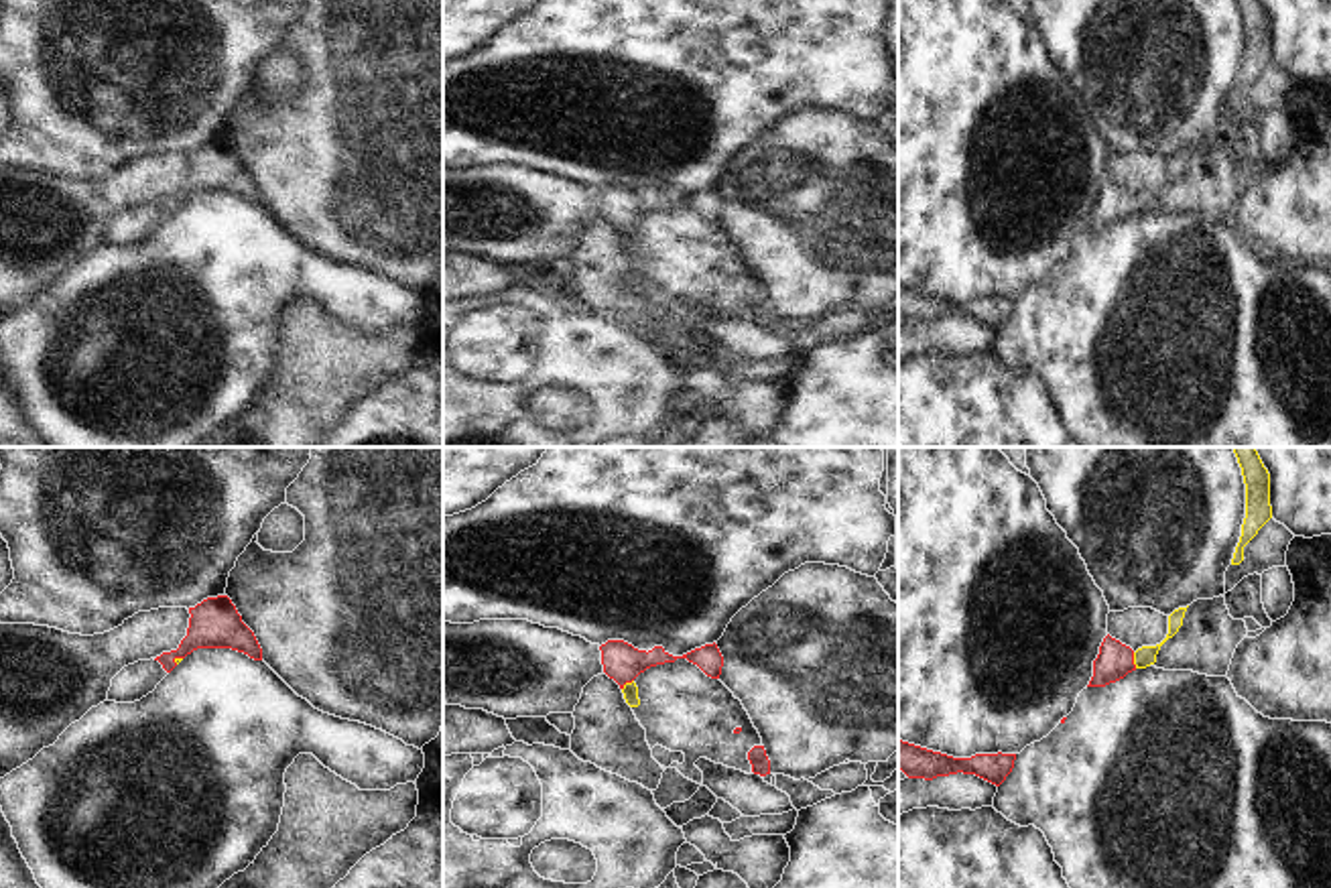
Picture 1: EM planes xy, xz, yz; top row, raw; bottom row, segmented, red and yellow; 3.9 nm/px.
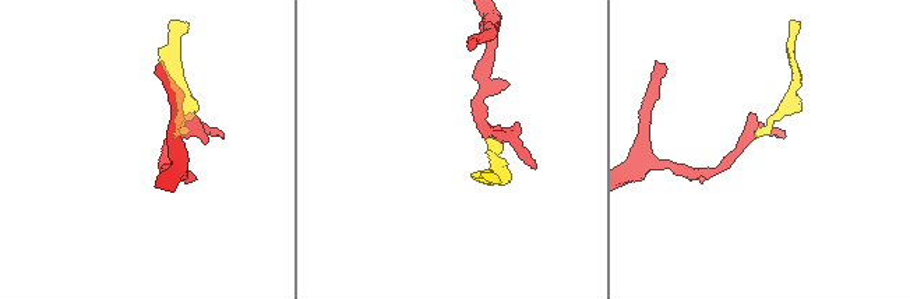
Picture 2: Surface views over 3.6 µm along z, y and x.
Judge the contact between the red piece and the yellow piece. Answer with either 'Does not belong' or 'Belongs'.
Belongs

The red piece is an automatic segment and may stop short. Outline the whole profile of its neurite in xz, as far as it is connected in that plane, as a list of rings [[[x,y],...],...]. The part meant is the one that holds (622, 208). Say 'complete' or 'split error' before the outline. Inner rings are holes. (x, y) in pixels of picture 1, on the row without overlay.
split error | [[[608,185],[599,191],[599,195],[604,217],[620,230],[630,252],[640,250],[634,224],[650,211],[675,207],[677,203],[687,203],[711,224],[719,224],[723,211],[723,201],[715,187],[695,193],[683,201],[673,201],[662,191],[654,191],[648,197],[638,195],[624,185]]]

